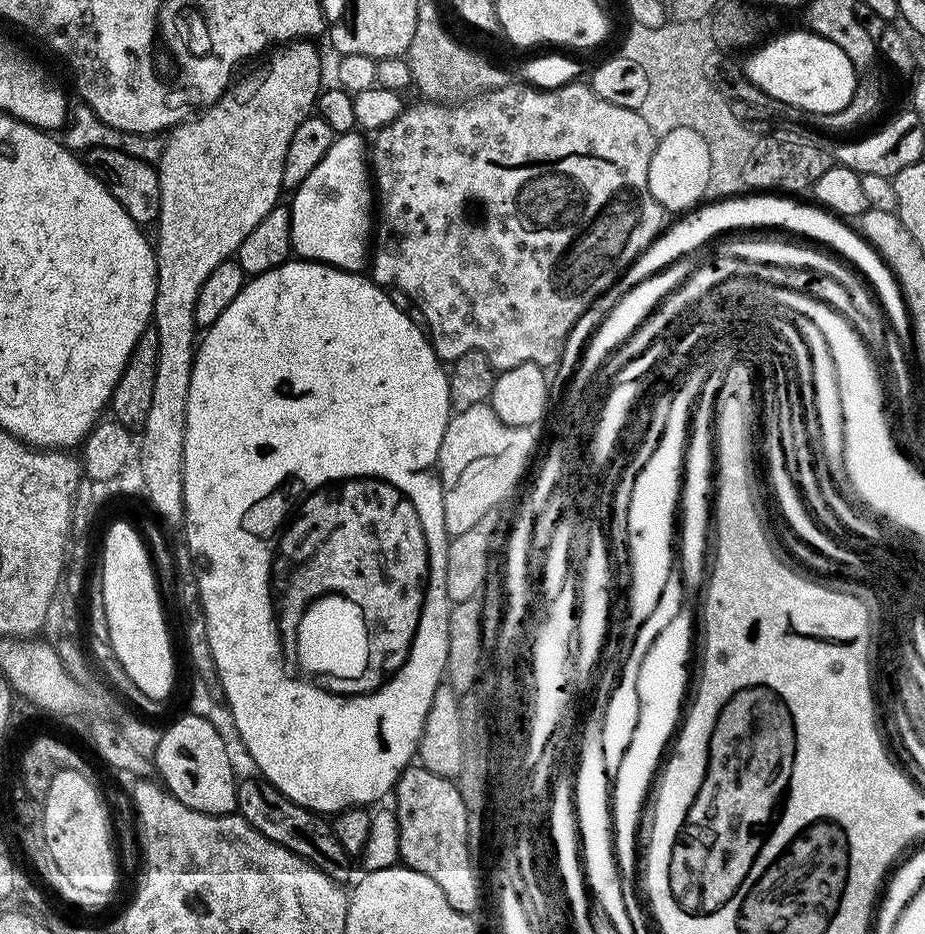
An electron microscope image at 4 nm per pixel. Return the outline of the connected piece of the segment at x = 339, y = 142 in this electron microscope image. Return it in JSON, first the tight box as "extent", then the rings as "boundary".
{"extent":[290,130,374,273],"boundary":[[[353,130],[337,135],[333,139],[330,150],[326,150],[326,158],[322,158],[322,162],[318,162],[318,166],[314,166],[314,170],[310,170],[310,174],[306,178],[306,182],[302,182],[300,187],[295,189],[296,196],[290,201],[292,209],[292,250],[297,257],[306,260],[315,260],[317,264],[331,264],[334,268],[342,268],[345,272],[363,273],[370,264],[370,241],[374,236],[374,184],[370,179],[370,148],[366,143],[365,137],[359,131]]]}

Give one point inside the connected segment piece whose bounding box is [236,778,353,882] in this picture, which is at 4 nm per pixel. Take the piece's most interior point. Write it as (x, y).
(308, 834)

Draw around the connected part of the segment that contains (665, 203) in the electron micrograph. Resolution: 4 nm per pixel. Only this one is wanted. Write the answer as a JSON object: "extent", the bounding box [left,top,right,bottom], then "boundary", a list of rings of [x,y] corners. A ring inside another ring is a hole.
{"extent":[648,128,711,213],"boundary":[[[689,128],[670,130],[665,136],[657,139],[656,149],[650,158],[650,174],[648,175],[650,194],[654,194],[654,198],[663,206],[665,213],[687,213],[689,210],[695,209],[705,199],[704,191],[706,190],[706,182],[710,182],[711,165],[710,146],[706,146],[706,138],[702,138],[702,134],[698,134],[698,130],[690,130]]]}

